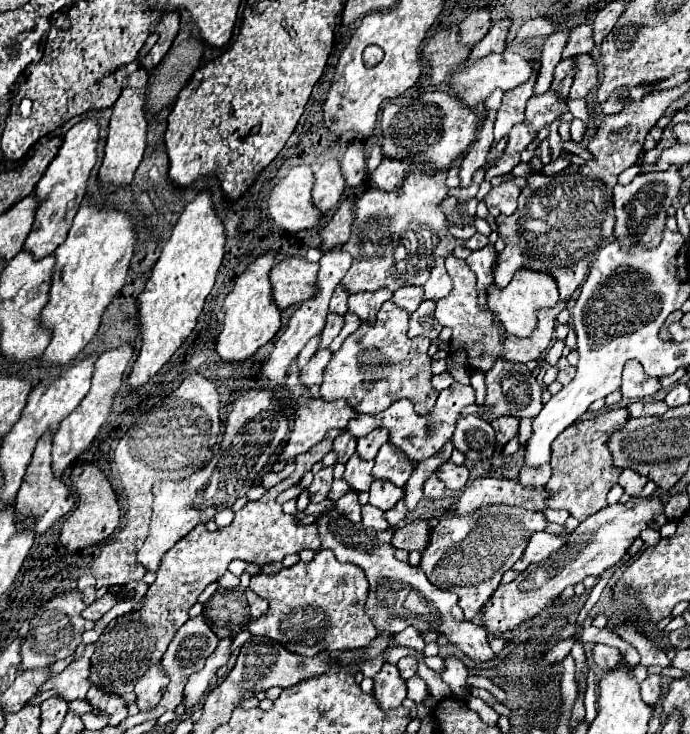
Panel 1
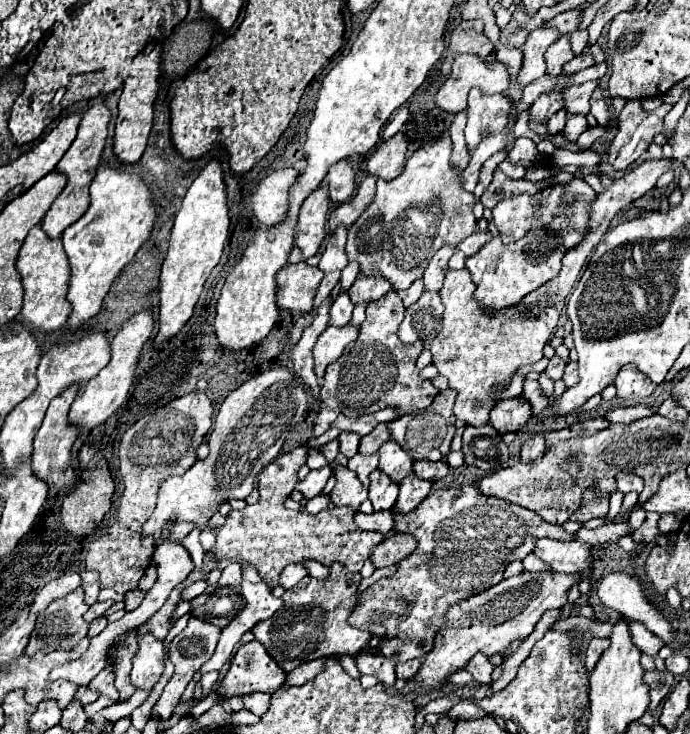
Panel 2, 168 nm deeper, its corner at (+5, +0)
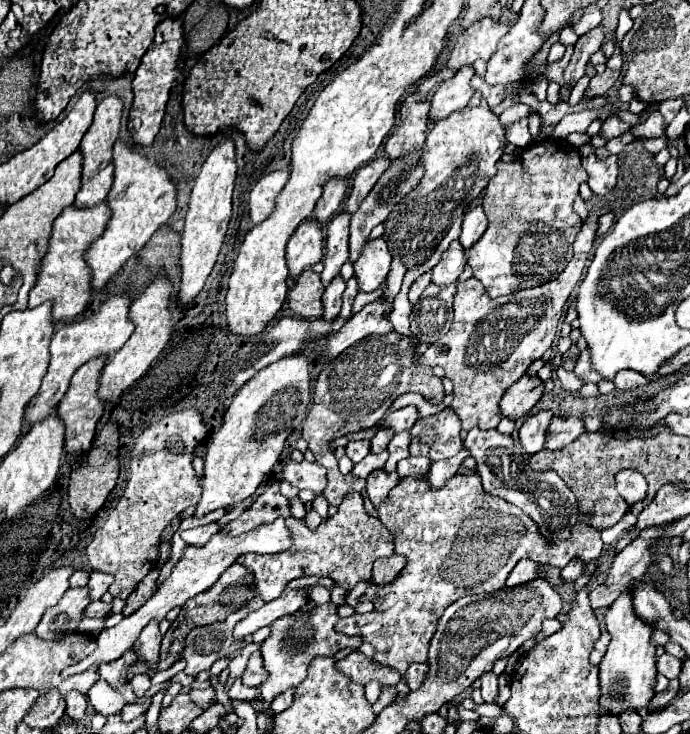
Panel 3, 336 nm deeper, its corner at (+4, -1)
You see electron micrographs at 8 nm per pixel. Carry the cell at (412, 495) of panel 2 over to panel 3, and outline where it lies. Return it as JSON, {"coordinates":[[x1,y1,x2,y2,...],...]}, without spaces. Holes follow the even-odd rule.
{"coordinates":[[462,446,462,450,456,454,456,456,452,456,450,460,438,460,438,462,432,462,432,466,430,466,430,484,432,486,444,486,446,484,446,480,448,478,452,478,458,470,460,470,460,466,462,466,462,462,466,460,470,456,470,452]]}

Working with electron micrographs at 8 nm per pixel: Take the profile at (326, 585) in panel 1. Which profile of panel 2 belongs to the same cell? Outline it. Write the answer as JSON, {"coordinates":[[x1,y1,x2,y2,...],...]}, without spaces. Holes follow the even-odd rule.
{"coordinates":[[335,561,329,565,327,579,315,579,305,575,295,587,283,593,283,611,277,611,273,617,259,621,251,633,271,657,289,673,291,669,323,655,355,655,365,649,371,641,367,631,361,631,349,625,347,617,357,601,357,591,361,583,361,573,351,573,345,565]]}

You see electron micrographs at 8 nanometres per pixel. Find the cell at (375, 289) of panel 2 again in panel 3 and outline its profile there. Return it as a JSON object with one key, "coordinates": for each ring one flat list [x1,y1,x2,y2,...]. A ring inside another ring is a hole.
{"coordinates":[[384,236,364,244,358,260,354,262,360,292,372,292,386,280,390,270,390,260,392,254,388,252]]}

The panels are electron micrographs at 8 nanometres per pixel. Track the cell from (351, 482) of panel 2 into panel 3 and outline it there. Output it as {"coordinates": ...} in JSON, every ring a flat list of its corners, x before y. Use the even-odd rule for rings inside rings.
{"coordinates":[[390,332,386,336,368,336,354,346,346,348,340,356,330,360,326,368,318,374,312,406,302,426,302,438,308,442,308,448,314,452,316,462,326,468,326,490,322,492,330,506,340,506,342,498,350,490,362,492,366,480,354,478,352,474,342,476,338,470,338,460,334,456,332,442,350,432,360,432,376,426,380,418,390,410,392,402,406,392,420,392,424,398,432,400,432,404,440,404,444,400,442,380,432,374,432,368,420,366,412,362,414,348,408,338,402,334]]}

